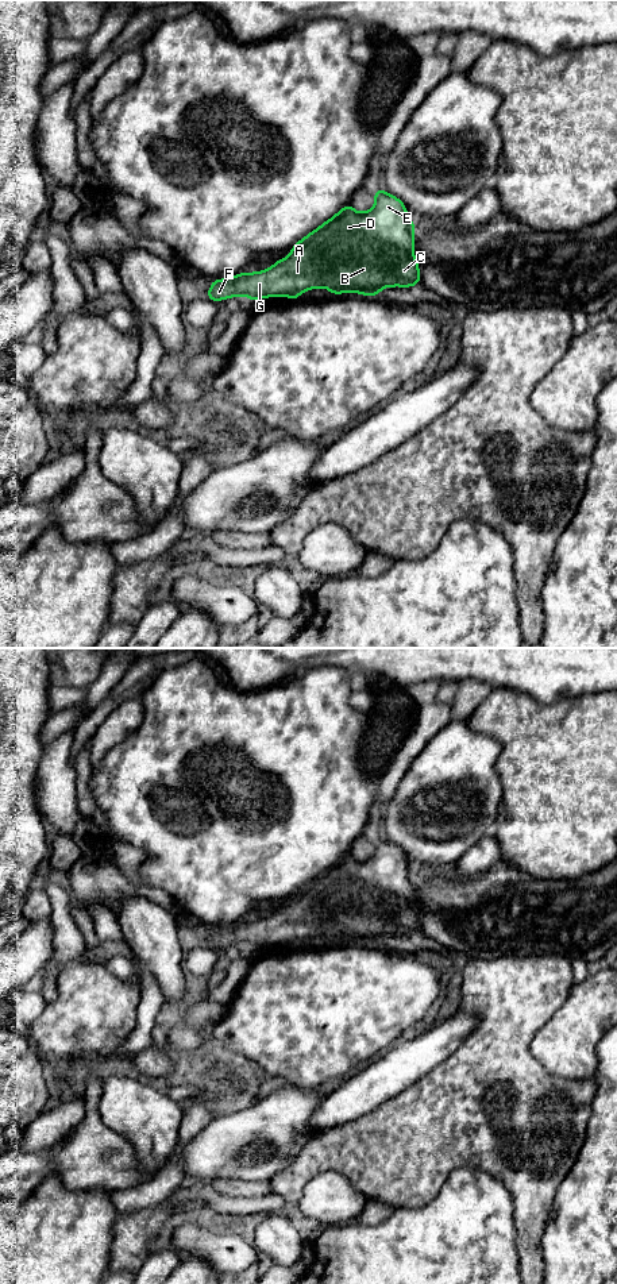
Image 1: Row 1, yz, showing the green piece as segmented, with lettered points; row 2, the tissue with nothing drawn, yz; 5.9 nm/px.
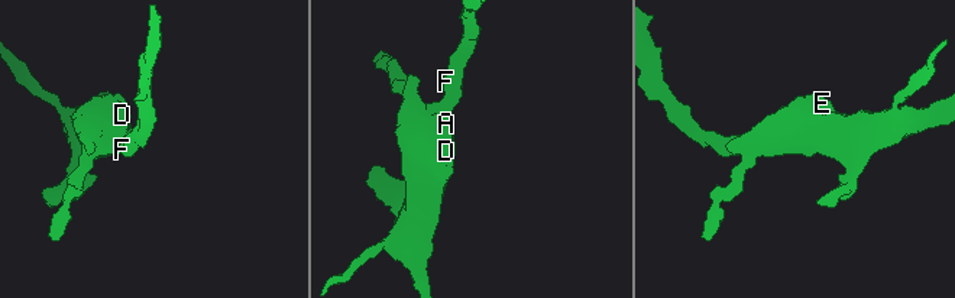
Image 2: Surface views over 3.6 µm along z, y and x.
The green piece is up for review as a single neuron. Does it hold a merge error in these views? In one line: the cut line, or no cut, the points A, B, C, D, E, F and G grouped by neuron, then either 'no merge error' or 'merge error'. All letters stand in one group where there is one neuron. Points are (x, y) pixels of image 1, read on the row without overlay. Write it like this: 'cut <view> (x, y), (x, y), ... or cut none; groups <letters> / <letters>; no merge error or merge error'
cut none; groups A B C D E F G; no merge error

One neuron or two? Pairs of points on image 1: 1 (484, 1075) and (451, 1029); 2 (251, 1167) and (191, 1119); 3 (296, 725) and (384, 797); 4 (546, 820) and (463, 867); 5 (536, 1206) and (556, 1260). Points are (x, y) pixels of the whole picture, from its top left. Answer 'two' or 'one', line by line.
1: two
2: two
3: two
4: two
5: two

